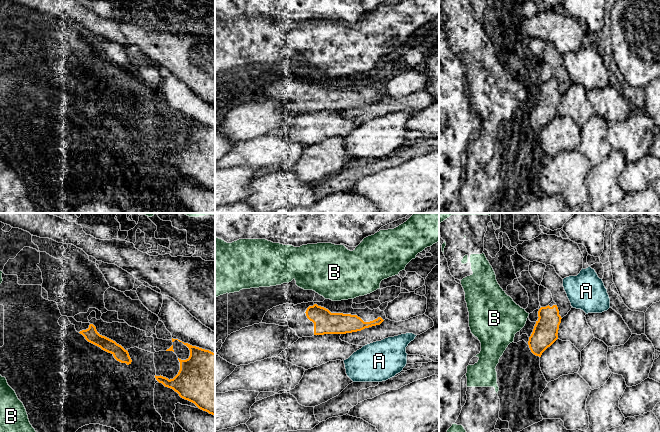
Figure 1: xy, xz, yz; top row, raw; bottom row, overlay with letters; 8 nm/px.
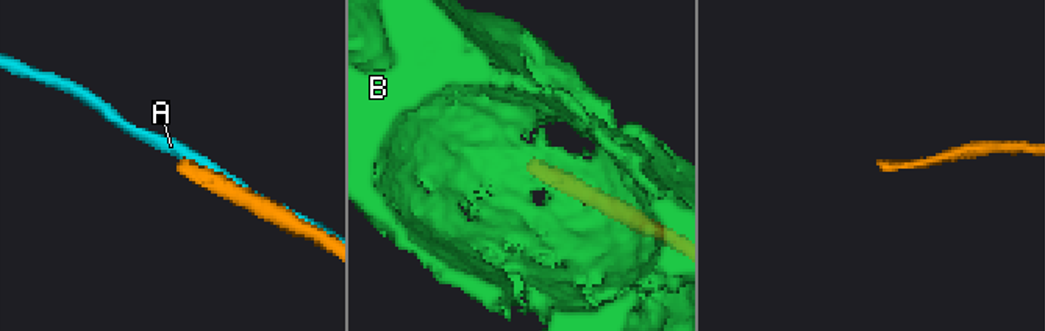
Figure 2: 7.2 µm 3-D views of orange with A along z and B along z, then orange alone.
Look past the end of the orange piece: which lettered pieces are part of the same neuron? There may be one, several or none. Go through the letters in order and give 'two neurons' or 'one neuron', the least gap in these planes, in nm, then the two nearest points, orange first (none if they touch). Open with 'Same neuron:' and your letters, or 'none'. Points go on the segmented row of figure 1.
Same neuron: none
A: two neurons | 110 nm | yz (556, 305), (568, 298)
B: two neurons | 70 nm | xz (323, 307), (325, 298)

